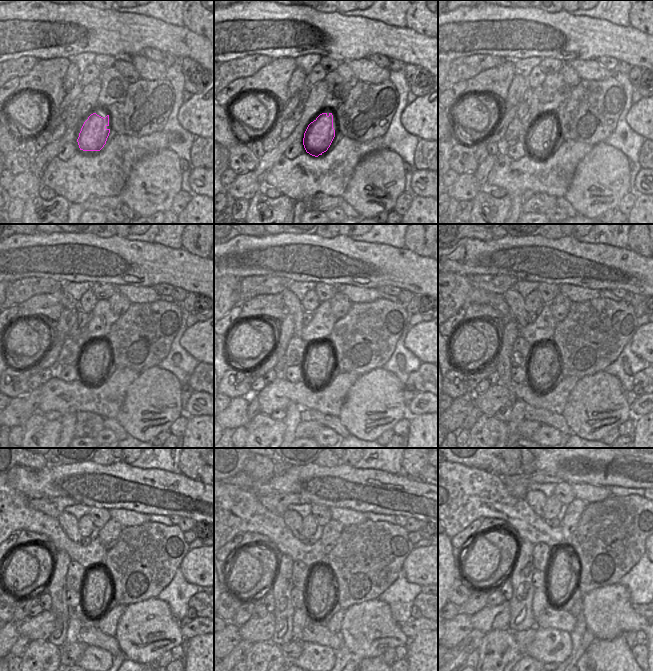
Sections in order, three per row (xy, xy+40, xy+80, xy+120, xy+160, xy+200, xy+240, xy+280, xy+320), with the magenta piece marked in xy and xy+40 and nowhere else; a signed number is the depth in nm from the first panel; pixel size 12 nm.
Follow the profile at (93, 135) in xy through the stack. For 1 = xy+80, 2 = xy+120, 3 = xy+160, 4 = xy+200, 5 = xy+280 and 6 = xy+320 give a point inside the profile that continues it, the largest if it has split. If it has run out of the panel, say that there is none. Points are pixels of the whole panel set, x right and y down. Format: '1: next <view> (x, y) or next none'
1: next xy+80 (543, 135)
2: next xy+120 (95, 359)
3: next xy+160 (318, 366)
4: next xy+200 (543, 367)
5: next xy+280 (324, 589)
6: next xy+320 (561, 584)

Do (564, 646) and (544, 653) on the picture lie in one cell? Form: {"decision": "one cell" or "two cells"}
{"decision": "one cell"}

